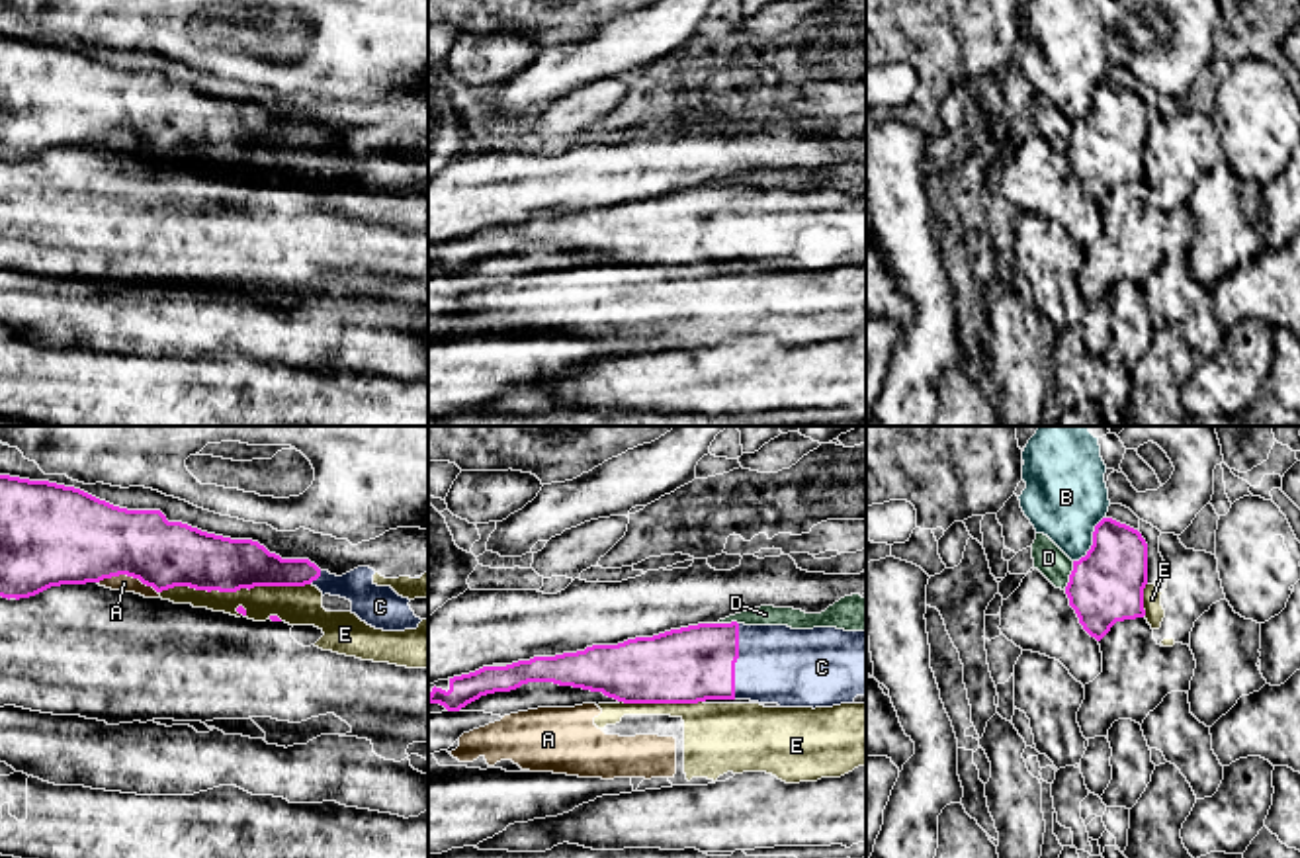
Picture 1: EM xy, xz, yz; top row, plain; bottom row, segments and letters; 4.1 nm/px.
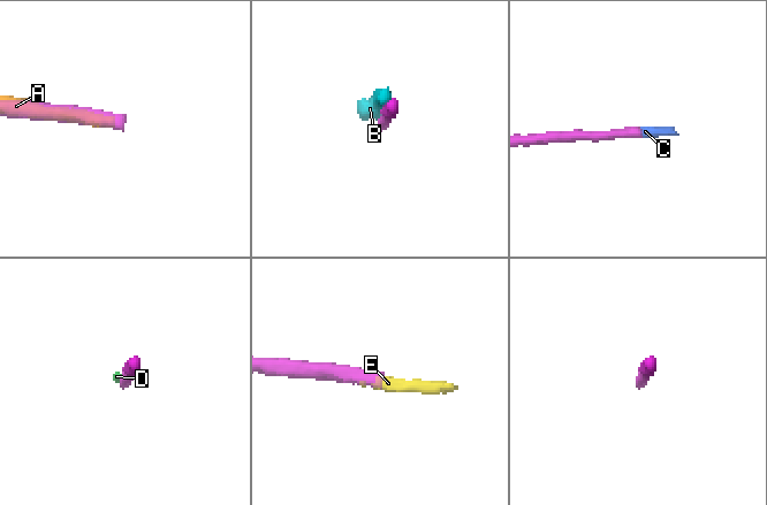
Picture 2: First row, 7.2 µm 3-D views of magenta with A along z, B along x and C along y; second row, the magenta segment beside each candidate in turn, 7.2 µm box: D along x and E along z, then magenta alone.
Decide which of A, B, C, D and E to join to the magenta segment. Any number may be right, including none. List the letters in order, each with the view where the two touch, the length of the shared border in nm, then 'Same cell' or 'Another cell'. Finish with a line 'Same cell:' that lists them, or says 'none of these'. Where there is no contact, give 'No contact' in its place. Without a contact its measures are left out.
A: Touches magenta in xy. Shared border 260 nm. Another cell
B: Touches magenta in yz. Shared border 240 nm. Another cell
C: Touches magenta in xz. Shared border 320 nm. Same cell
D: Touches magenta in yz. Shared border 130 nm. Another cell
E: Touches magenta in xy. Shared border 650 nm. Another cell
Same cell: C

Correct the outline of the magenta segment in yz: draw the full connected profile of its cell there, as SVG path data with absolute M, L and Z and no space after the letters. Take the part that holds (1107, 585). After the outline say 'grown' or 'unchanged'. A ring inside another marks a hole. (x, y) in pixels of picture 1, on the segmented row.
M1103 518L1087 555L1073 561L1065 594L1083 629L1101 641L1116 622L1146 616L1146 584L1146 539L1138 530Z; unchanged

